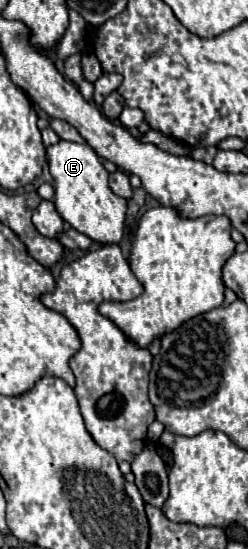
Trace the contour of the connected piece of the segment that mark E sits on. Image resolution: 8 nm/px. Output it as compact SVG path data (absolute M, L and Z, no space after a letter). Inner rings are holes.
M64 142L46 146L50 174L54 178L54 204L60 216L78 232L84 232L94 242L120 242L124 232L126 200L120 200L108 188L108 170L88 144Z

